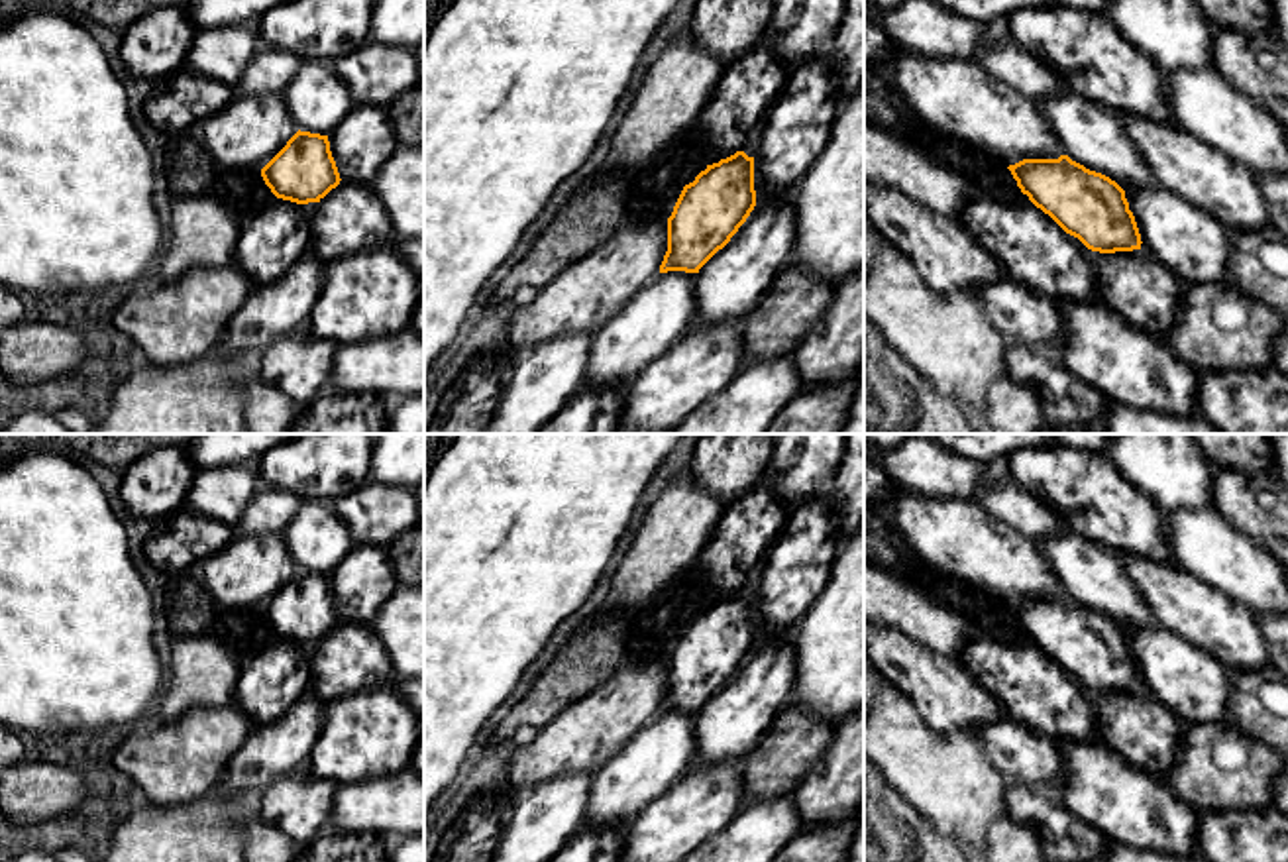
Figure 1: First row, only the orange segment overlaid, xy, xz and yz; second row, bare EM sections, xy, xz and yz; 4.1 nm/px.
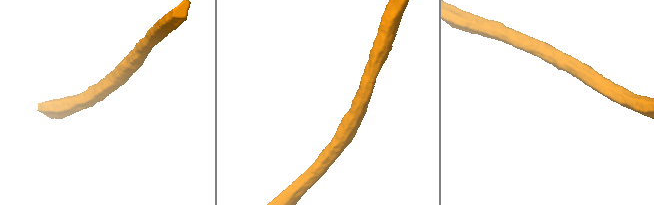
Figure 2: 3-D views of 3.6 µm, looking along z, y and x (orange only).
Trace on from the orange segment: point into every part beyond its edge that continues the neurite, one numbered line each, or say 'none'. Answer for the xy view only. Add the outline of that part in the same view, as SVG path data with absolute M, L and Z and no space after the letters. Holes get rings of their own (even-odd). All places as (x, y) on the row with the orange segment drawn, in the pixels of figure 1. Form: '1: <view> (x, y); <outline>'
none

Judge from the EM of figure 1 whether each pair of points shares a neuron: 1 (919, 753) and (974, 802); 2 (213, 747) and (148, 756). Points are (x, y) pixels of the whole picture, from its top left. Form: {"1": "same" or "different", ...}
{"1": "same", "2": "same"}

